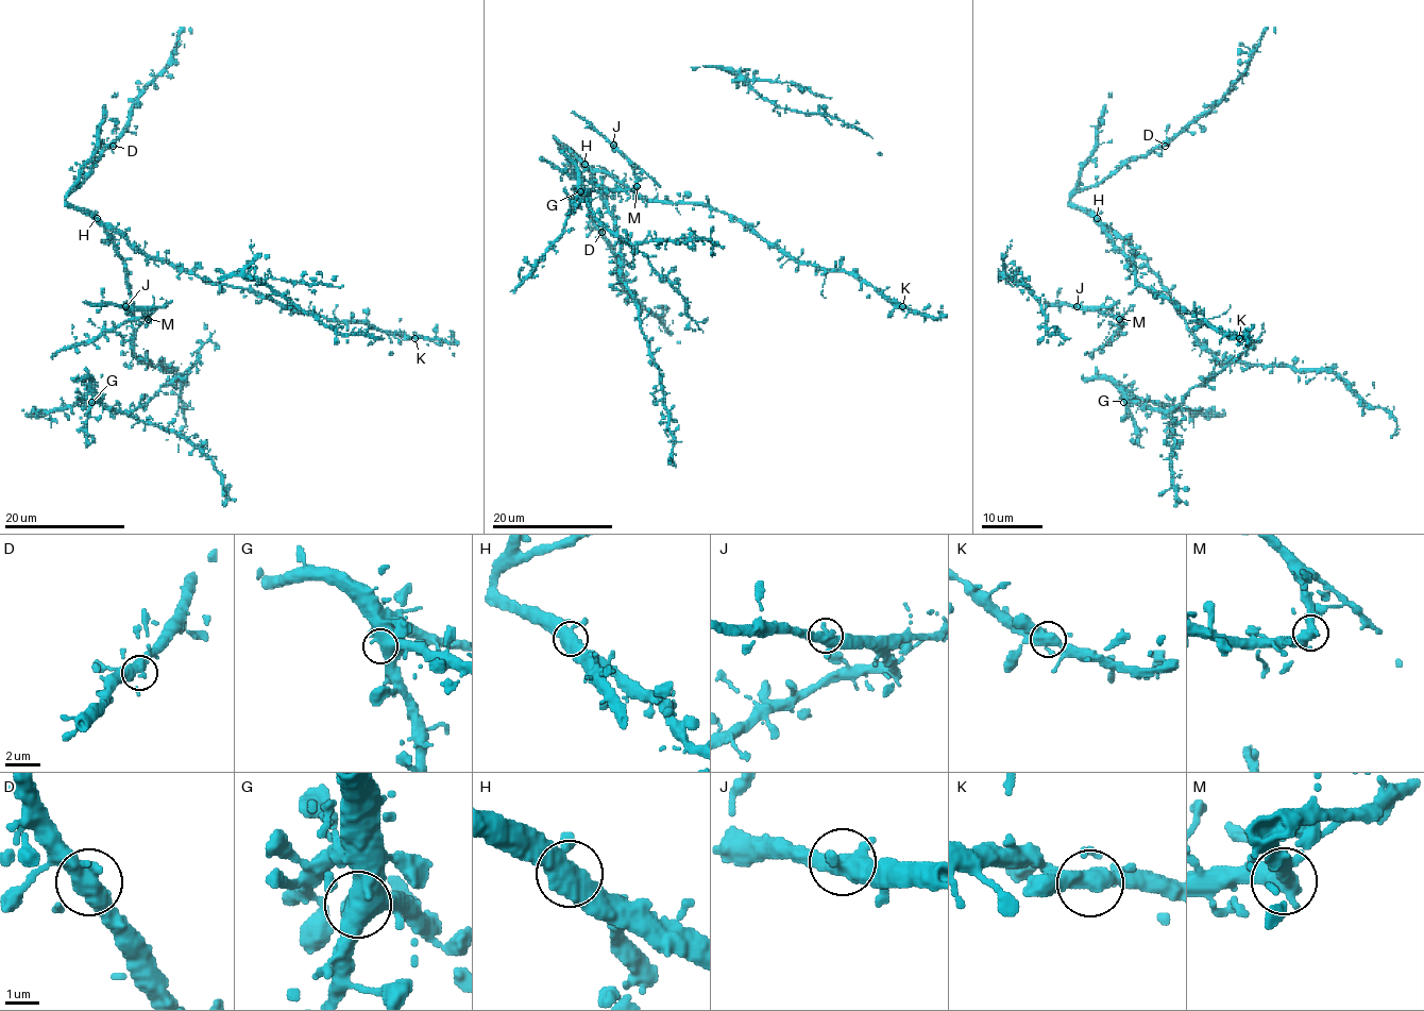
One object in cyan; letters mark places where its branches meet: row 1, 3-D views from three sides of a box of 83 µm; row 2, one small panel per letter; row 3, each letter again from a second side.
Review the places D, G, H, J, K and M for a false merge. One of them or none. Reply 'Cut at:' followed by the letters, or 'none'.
Cut at: M

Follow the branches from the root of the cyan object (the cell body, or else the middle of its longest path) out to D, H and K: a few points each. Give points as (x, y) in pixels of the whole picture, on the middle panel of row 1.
D: (598, 184), (594, 174), (555, 138), (588, 199), (588, 214), (602, 232)
H: (598, 184), (585, 164)
K: (598, 184), (594, 173), (609, 171), (648, 199), (698, 203), (731, 214), (800, 262), (854, 271), (902, 306)

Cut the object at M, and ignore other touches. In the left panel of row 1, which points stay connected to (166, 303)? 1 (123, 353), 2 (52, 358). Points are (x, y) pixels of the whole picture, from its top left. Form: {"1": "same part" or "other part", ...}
{"1": "same part", "2": "other part"}

